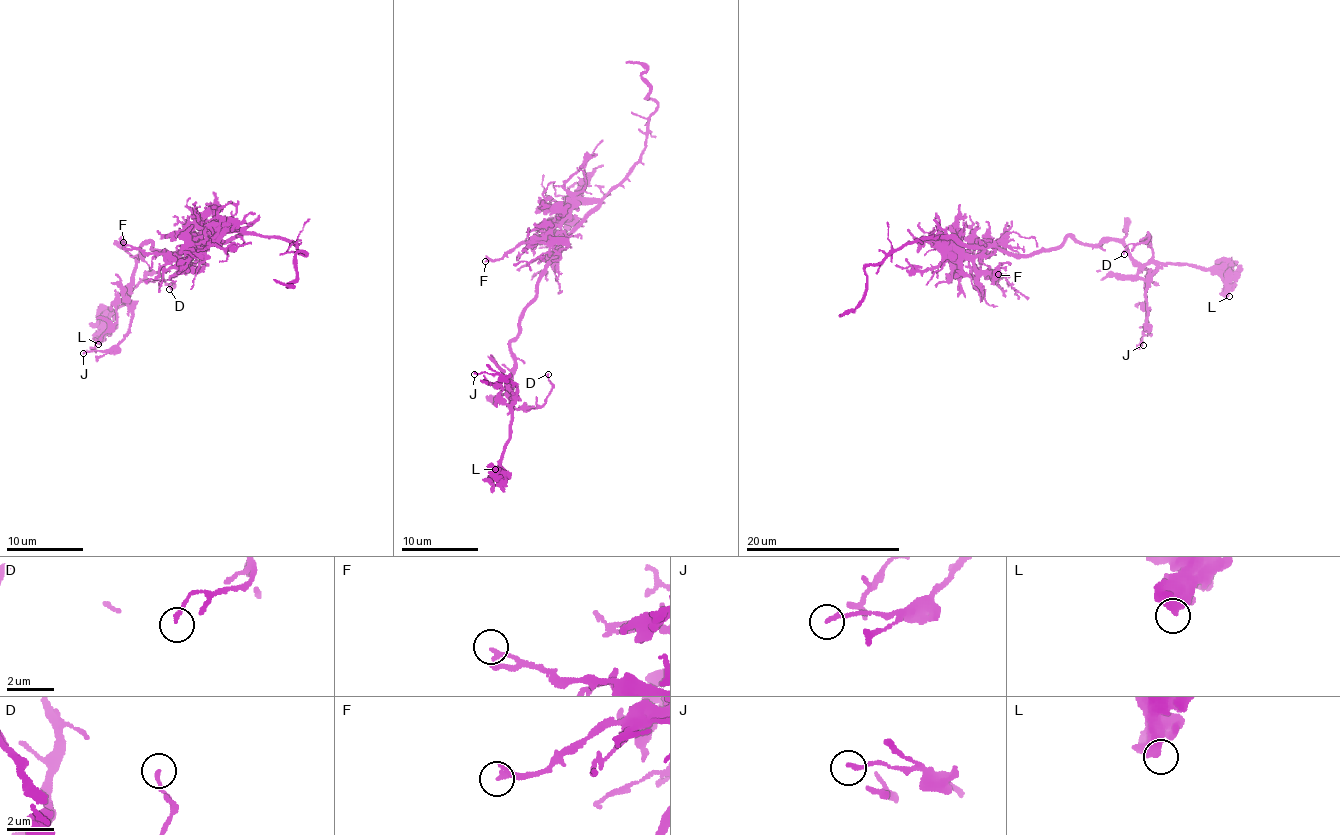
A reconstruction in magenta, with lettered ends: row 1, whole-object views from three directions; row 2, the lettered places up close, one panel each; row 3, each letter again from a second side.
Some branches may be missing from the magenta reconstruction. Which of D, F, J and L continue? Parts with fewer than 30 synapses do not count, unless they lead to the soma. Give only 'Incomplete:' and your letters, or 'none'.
Incomplete: none

